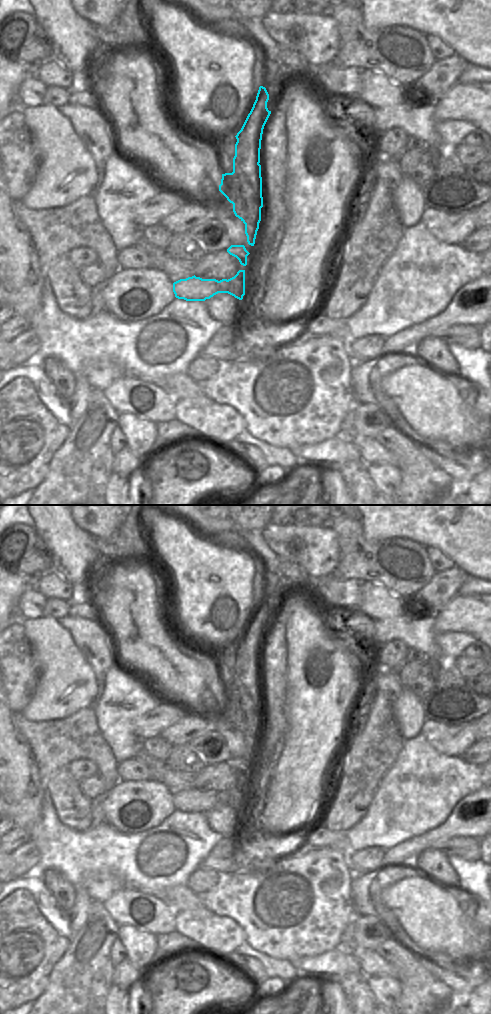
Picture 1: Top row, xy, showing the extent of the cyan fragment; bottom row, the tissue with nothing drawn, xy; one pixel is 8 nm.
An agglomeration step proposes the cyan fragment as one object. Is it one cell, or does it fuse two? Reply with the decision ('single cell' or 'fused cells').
fused cells

